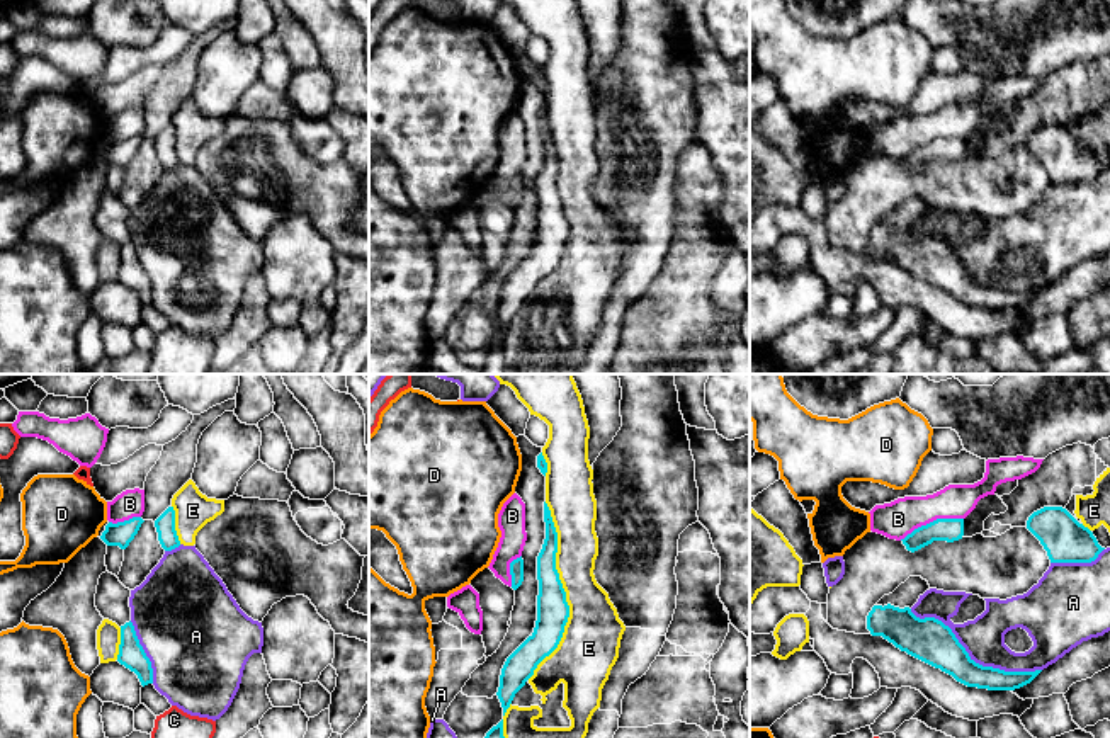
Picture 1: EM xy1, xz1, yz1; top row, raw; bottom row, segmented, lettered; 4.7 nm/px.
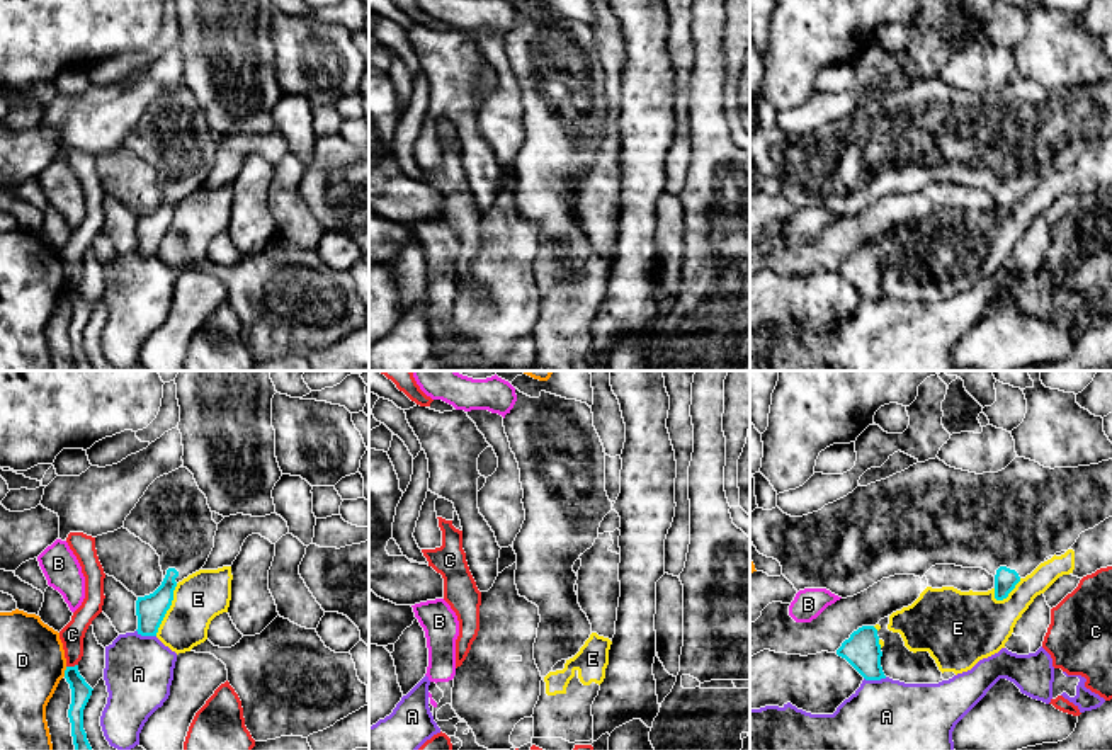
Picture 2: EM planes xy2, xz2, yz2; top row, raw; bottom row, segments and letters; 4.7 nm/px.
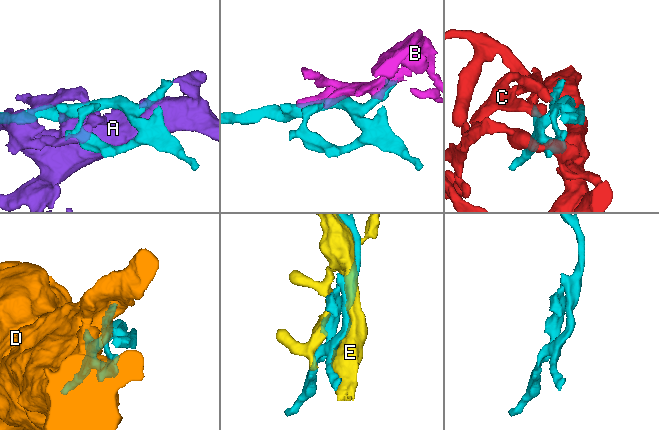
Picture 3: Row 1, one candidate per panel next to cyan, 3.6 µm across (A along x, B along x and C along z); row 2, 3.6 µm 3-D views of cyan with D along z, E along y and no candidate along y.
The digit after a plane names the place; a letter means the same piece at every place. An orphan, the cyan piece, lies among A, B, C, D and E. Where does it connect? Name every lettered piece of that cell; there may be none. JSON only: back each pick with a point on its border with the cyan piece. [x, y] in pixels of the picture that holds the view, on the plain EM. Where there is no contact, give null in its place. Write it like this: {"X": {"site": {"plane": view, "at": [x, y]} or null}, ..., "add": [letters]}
{"add": []}

